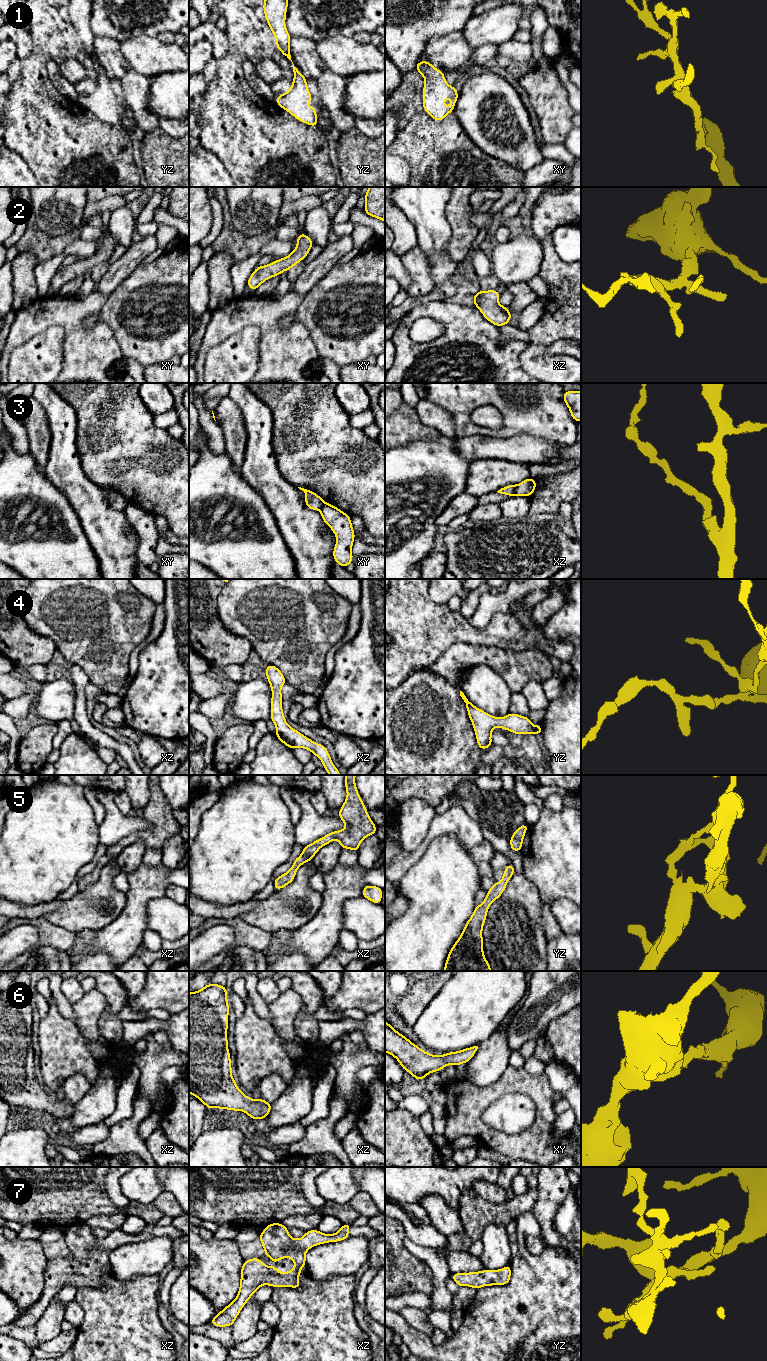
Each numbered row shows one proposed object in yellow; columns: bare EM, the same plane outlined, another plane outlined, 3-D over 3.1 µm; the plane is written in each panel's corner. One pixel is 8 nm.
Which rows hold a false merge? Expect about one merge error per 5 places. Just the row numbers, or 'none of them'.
3

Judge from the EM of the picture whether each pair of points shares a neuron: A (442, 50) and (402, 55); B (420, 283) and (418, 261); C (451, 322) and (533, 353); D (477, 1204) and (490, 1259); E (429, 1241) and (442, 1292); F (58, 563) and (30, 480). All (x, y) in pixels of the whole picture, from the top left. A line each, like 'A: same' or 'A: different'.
A: different
B: same
C: different
D: different
E: different
F: same

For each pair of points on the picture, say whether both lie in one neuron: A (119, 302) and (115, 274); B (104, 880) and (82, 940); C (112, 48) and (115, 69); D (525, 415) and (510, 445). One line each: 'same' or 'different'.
A: different
B: different
C: same
D: different

